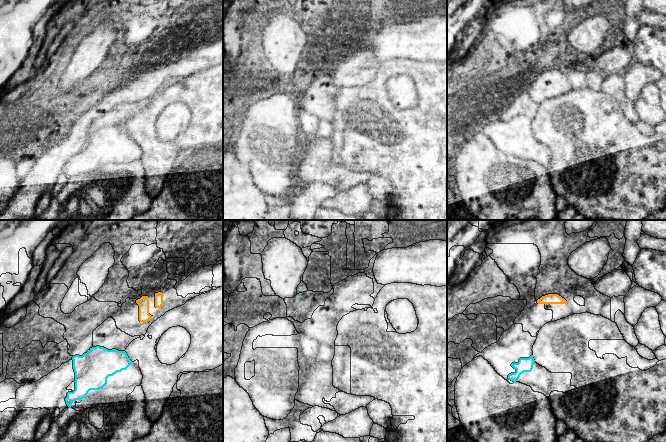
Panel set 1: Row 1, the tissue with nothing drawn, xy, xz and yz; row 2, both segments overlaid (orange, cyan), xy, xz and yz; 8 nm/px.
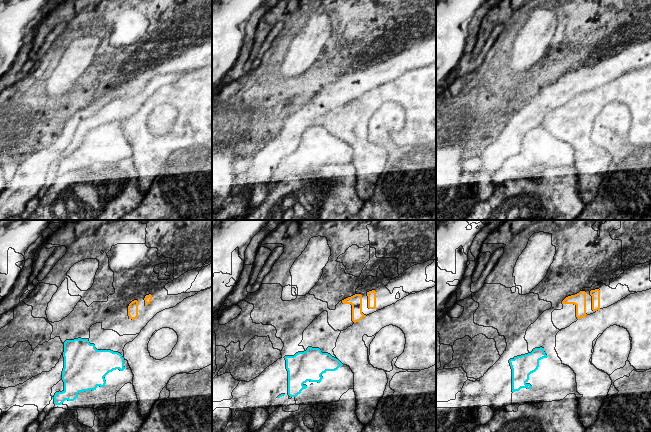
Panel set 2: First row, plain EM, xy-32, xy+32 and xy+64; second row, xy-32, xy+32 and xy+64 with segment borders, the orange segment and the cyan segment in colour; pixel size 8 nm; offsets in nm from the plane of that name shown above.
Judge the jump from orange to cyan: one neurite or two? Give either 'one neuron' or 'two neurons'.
two neurons

